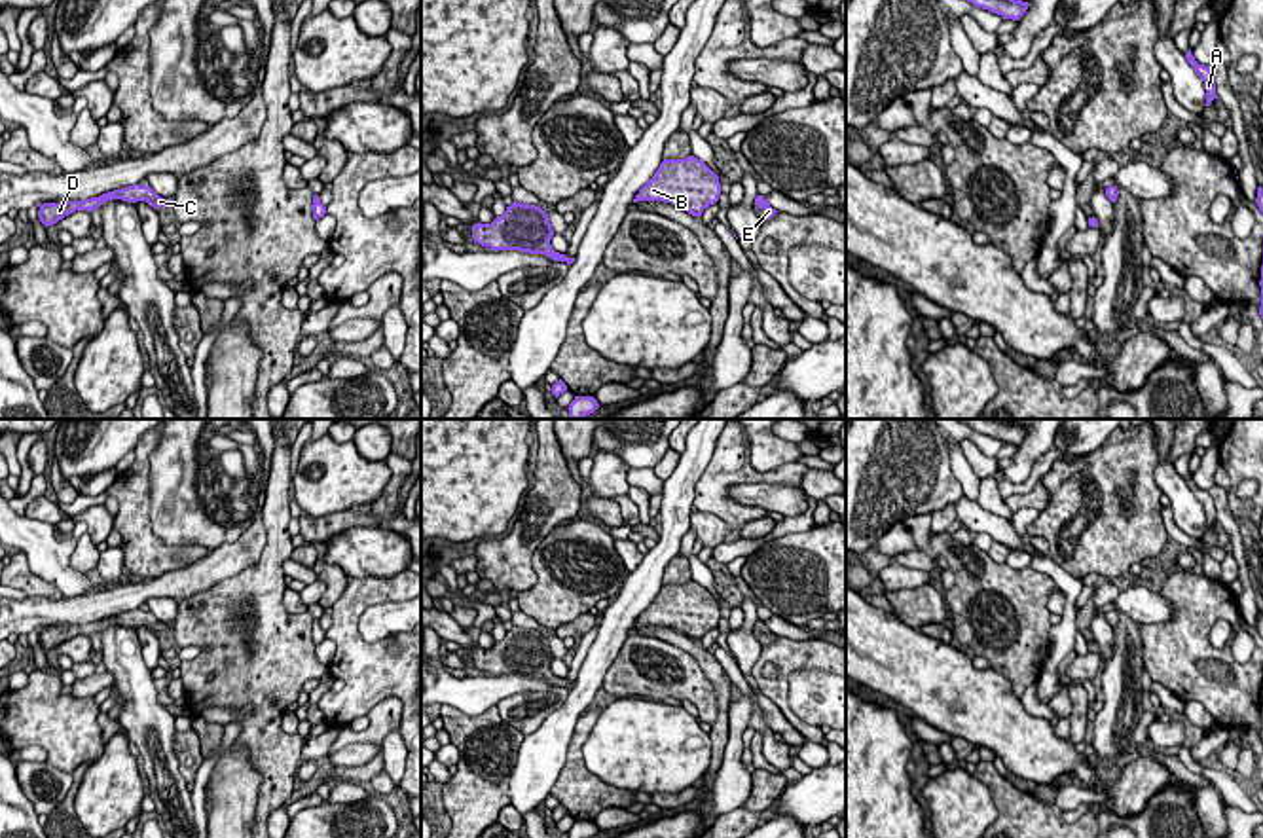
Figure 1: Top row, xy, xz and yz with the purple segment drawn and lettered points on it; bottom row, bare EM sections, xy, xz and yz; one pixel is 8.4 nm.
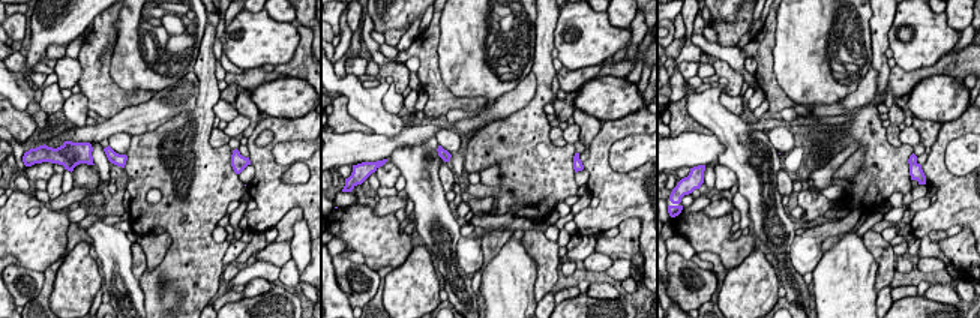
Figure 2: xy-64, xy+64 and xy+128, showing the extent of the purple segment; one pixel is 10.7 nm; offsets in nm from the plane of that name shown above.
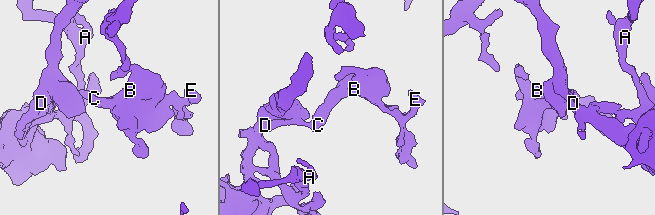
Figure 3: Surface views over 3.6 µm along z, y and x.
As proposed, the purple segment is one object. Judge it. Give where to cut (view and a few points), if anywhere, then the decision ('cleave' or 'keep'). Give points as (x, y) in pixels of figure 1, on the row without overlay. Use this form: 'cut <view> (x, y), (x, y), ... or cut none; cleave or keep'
cut none; keep

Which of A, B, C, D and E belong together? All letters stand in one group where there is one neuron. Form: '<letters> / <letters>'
A B C D E

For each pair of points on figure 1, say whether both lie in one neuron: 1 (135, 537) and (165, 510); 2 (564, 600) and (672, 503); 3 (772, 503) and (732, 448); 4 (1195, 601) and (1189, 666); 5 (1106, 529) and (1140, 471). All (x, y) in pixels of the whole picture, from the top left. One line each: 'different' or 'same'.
1: different
2: different
3: different
4: same
5: same

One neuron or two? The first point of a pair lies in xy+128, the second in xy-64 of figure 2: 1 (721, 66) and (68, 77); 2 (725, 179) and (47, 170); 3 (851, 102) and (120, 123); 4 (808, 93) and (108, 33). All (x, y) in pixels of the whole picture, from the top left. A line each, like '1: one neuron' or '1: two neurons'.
1: one neuron
2: one neuron
3: one neuron
4: two neurons

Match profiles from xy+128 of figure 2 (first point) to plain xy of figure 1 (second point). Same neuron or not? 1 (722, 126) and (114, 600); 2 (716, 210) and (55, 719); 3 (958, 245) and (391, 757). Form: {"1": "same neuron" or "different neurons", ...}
{"1": "different neurons", "2": "different neurons", "3": "different neurons"}

